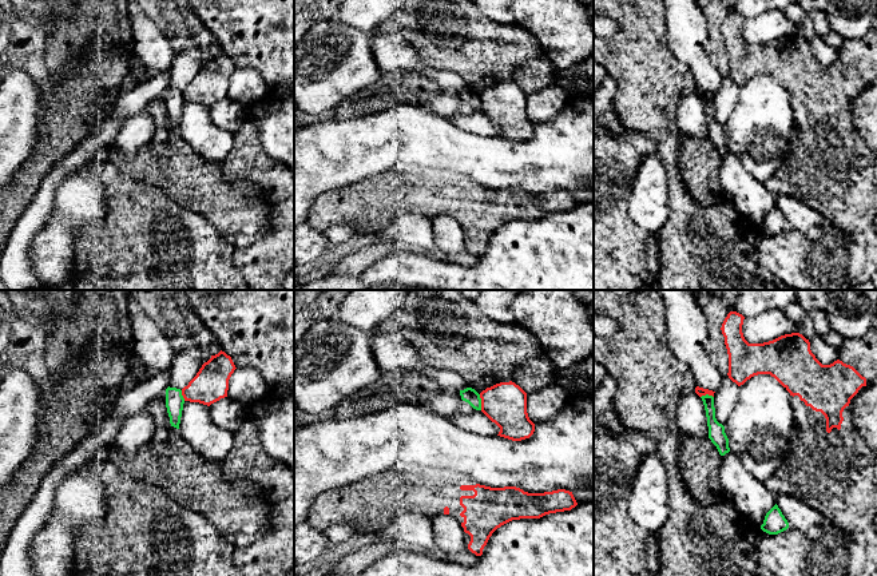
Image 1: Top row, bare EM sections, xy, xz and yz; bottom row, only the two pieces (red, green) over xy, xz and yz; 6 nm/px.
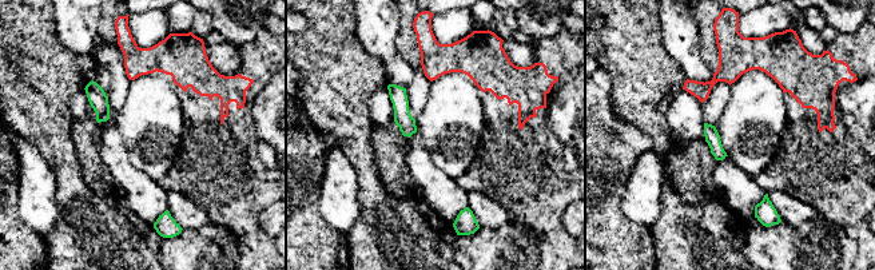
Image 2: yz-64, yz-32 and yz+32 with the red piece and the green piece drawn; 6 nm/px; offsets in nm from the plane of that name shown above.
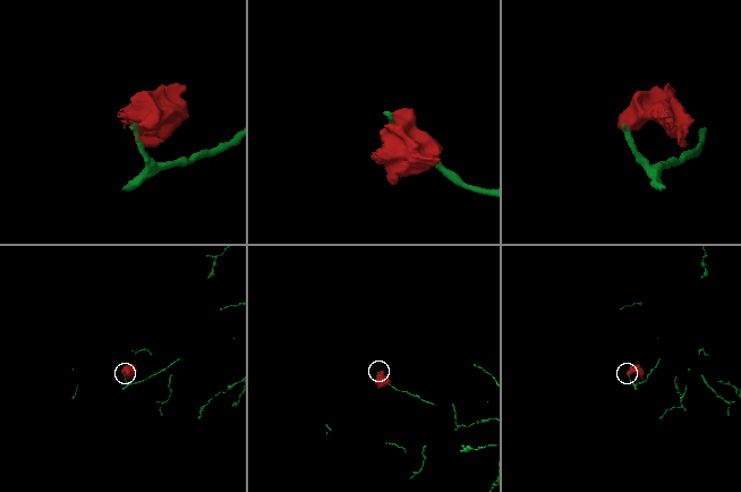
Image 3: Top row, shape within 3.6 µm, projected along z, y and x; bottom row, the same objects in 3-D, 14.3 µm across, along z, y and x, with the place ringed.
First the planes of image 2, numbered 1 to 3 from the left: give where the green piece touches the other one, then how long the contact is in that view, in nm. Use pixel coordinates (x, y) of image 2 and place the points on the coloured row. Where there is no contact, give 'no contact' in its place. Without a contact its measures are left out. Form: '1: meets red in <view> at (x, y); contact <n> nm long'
1: no contact
2: no contact
3: no contact

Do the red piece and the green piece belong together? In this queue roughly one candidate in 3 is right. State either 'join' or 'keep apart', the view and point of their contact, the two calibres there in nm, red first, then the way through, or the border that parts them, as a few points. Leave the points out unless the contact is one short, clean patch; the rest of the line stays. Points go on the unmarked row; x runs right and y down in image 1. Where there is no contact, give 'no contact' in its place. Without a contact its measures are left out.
keep apart; meets red in xz at (481, 103); 260 nm thick on the red side, 90 nm on the other; border along xz (479, 95), (481, 110)

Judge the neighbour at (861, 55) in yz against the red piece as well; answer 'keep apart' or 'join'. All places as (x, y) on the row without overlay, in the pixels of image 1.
join

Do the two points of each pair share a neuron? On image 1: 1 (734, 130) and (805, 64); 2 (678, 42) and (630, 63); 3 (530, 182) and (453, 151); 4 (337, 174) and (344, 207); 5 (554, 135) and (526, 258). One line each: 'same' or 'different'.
1: different
2: different
3: same
4: different
5: different

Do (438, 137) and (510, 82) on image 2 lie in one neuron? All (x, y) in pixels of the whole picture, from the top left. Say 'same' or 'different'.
different

